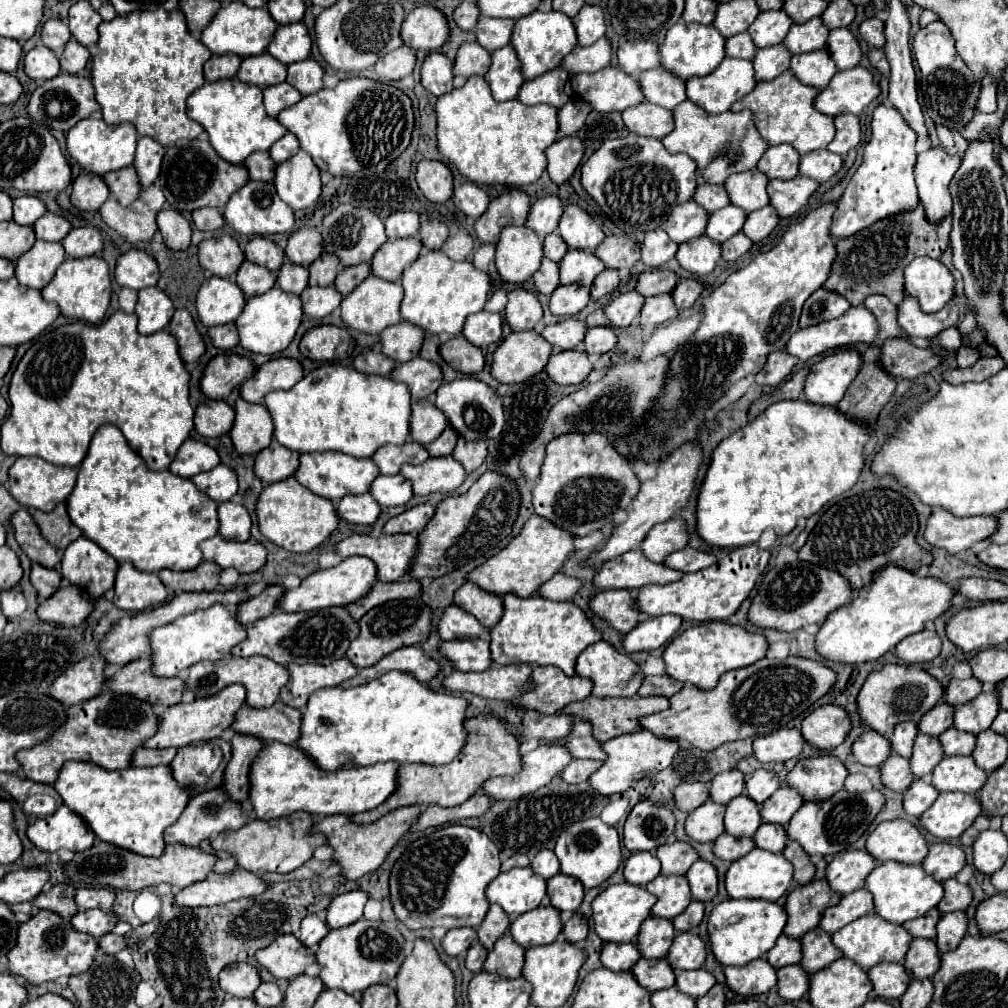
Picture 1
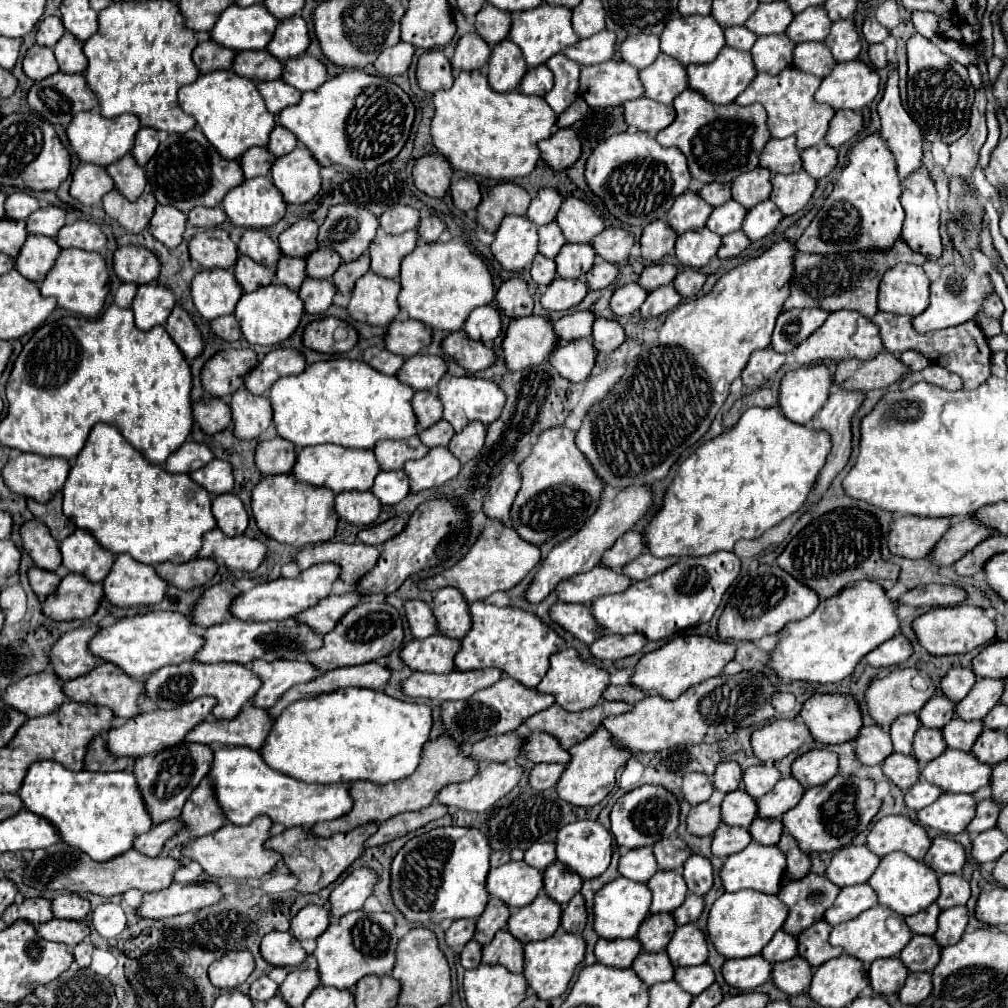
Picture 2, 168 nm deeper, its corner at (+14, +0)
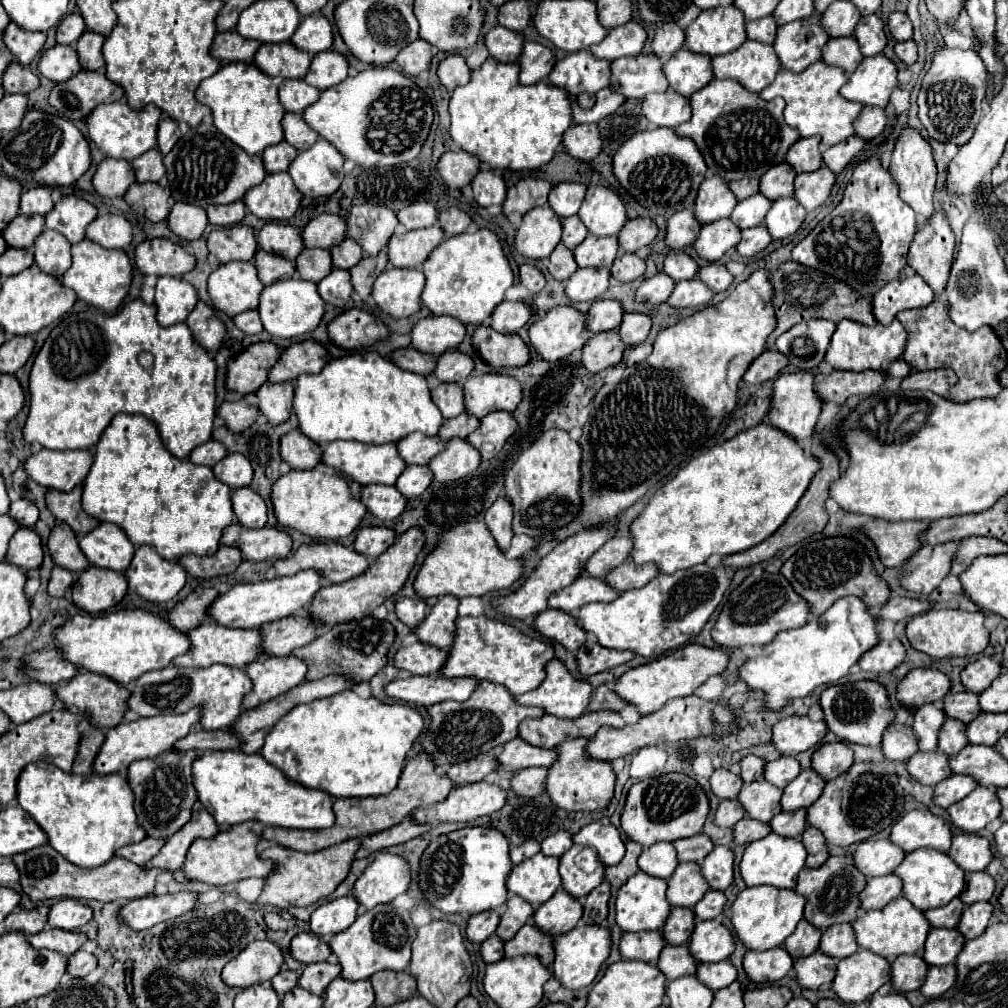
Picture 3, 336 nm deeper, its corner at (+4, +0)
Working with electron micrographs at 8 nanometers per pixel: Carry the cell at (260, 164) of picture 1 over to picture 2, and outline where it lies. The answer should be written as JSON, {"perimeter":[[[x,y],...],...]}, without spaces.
{"perimeter":[[[250,148],[246,156],[242,156],[242,170],[246,178],[266,176],[274,164],[276,156],[268,148]]]}

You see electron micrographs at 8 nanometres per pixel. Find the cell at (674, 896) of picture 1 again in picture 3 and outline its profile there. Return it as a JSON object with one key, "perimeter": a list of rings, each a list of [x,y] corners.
{"perimeter":[[[694,862],[678,864],[674,874],[668,878],[666,900],[670,906],[692,908],[708,890],[706,880],[700,874],[700,866]]]}

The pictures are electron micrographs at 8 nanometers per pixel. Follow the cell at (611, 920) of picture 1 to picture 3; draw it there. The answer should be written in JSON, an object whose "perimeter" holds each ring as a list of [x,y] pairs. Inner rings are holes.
{"perimeter":[[[644,872],[634,874],[618,890],[616,924],[624,932],[660,930],[670,912],[664,892],[666,892],[666,880],[648,876]],[[638,926],[650,926],[650,928],[638,928]]]}

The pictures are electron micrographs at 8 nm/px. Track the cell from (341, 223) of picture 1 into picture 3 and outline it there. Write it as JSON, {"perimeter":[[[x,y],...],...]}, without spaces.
{"perimeter":[[[354,206],[346,218],[346,238],[358,242],[366,256],[378,256],[388,244],[396,224],[396,214],[384,206]]]}

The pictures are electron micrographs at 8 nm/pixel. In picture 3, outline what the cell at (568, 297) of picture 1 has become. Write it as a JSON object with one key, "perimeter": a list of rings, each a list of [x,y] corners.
{"perimeter":[[[578,268],[566,284],[566,296],[572,302],[594,302],[608,288],[608,280],[608,268]]]}

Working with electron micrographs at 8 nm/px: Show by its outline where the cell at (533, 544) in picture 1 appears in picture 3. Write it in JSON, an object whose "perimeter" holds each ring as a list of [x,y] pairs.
{"perimeter":[[[468,522],[458,524],[456,528],[444,532],[440,542],[432,554],[424,560],[414,590],[420,598],[454,594],[458,598],[466,596],[486,596],[490,592],[500,592],[502,588],[510,588],[524,574],[524,558],[508,558],[492,538],[490,530],[484,522]]]}

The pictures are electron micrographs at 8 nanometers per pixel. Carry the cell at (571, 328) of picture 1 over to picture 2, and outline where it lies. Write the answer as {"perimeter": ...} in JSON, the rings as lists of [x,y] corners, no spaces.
{"perimeter":[[[582,310],[582,312],[562,316],[558,322],[554,322],[554,330],[560,336],[560,340],[566,340],[566,342],[576,338],[588,338],[592,332],[594,320],[596,320],[594,312]]]}

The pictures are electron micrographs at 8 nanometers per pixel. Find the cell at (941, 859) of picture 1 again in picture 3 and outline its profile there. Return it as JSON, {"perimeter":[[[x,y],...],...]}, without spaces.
{"perimeter":[[[958,834],[952,838],[948,856],[966,872],[978,872],[992,860],[990,842],[978,834]]]}

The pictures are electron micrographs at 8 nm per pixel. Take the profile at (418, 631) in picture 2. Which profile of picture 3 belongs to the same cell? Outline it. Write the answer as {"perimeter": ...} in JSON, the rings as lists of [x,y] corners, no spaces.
{"perimeter":[[[400,598],[396,602],[396,614],[408,628],[418,628],[424,622],[424,600],[422,598]]]}

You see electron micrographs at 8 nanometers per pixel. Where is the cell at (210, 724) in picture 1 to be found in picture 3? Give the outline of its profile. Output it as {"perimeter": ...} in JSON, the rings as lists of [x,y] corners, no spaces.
{"perimeter":[[[196,706],[188,714],[160,714],[160,716],[140,718],[136,722],[122,722],[116,728],[108,730],[106,740],[100,748],[100,754],[96,756],[94,772],[98,772],[98,774],[114,774],[114,772],[124,774],[132,762],[142,760],[142,758],[154,758],[166,750],[172,750],[176,740],[186,736],[198,724],[198,720],[202,716],[200,708],[202,706]]]}

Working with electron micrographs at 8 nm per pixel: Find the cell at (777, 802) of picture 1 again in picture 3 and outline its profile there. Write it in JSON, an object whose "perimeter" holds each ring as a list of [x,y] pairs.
{"perimeter":[[[814,770],[800,772],[782,792],[782,812],[794,812],[800,808],[808,808],[816,802],[824,788],[824,780]]]}

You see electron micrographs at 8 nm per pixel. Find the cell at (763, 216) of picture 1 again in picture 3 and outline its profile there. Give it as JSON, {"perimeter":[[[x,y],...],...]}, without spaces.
{"perimeter":[[[780,198],[772,202],[772,208],[764,218],[764,226],[768,228],[774,240],[782,240],[800,228],[804,216],[806,210],[794,198]]]}

